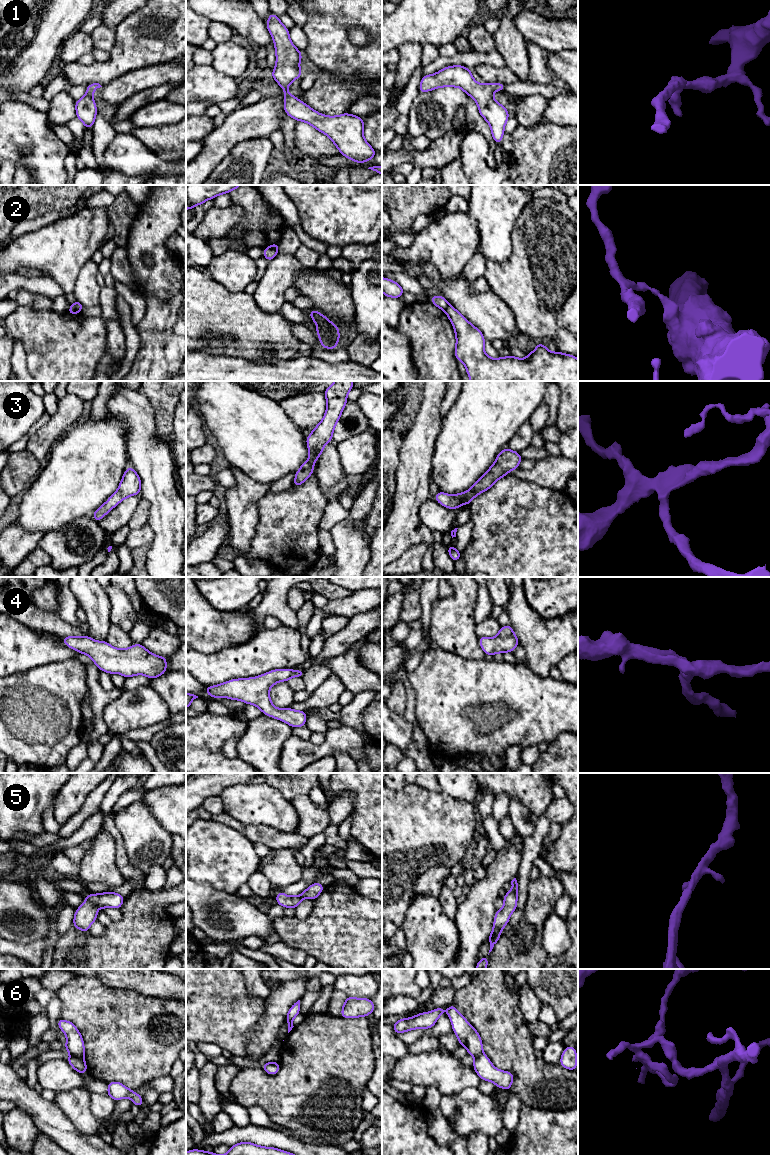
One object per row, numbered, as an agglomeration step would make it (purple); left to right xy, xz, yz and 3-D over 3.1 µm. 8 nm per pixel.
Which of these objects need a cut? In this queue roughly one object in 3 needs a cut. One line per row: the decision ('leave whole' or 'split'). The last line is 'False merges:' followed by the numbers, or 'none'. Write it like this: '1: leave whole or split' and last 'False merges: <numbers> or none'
1: leave whole
2: split
3: leave whole
4: leave whole
5: leave whole
6: split
False merges: 2, 6

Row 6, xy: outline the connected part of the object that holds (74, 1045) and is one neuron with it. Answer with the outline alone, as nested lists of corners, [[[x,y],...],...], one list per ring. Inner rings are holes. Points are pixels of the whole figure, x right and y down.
[[[59,1019],[58,1027],[65,1033],[67,1041],[65,1049],[73,1056],[84,1057],[84,1041],[77,1027],[70,1021]]]

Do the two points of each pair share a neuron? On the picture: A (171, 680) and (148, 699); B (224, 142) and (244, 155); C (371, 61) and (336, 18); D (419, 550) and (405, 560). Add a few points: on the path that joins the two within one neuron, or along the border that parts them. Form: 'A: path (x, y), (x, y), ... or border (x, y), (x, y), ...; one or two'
A: border (150, 686), (164, 701), (169, 712); two
B: border (254, 138), (237, 143), (217, 165); two
C: path (358, 58), (336, 36), (336, 31); one
D: path (416, 553), (408, 560); one

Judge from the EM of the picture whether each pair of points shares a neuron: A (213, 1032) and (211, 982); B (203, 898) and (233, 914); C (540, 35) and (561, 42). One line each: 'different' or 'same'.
A: same
B: same
C: same

